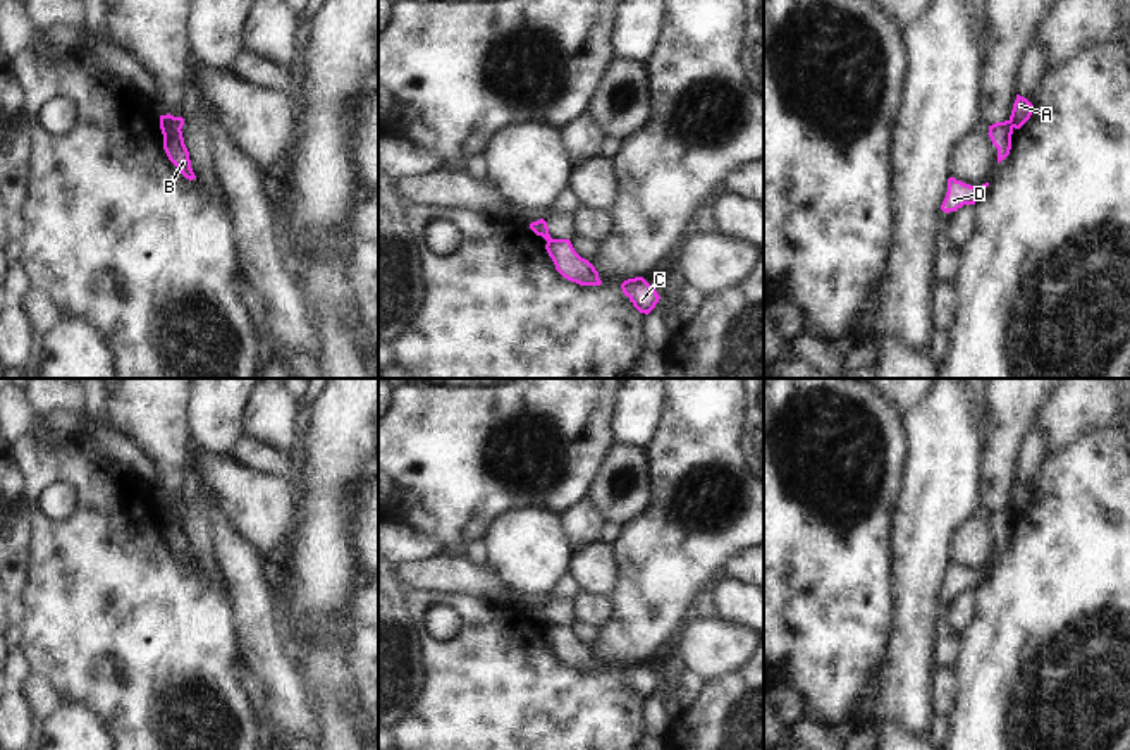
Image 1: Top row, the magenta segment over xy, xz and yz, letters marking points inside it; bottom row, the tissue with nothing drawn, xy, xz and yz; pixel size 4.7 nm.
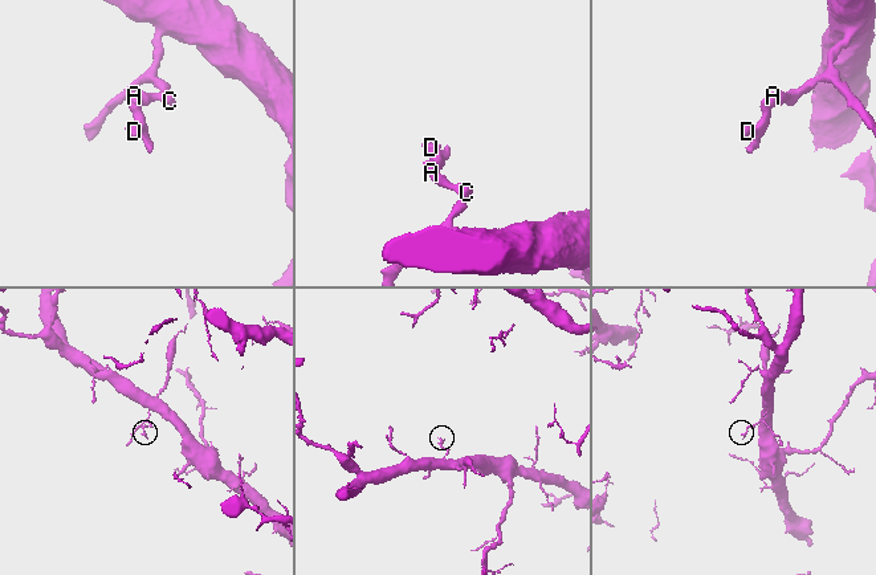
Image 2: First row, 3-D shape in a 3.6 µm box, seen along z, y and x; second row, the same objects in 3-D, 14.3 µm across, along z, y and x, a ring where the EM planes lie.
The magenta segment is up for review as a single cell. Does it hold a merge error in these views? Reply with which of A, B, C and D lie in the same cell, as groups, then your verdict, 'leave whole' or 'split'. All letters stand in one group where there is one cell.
A C / B D | split

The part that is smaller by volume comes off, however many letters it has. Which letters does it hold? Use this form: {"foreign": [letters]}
{"foreign": ["B", "D"]}

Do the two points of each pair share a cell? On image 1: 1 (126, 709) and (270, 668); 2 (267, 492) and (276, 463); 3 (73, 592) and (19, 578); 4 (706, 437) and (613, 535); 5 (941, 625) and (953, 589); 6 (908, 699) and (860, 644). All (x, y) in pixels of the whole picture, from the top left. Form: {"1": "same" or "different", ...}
{"1": "different", "2": "different", "3": "different", "4": "different", "5": "same", "6": "different"}

